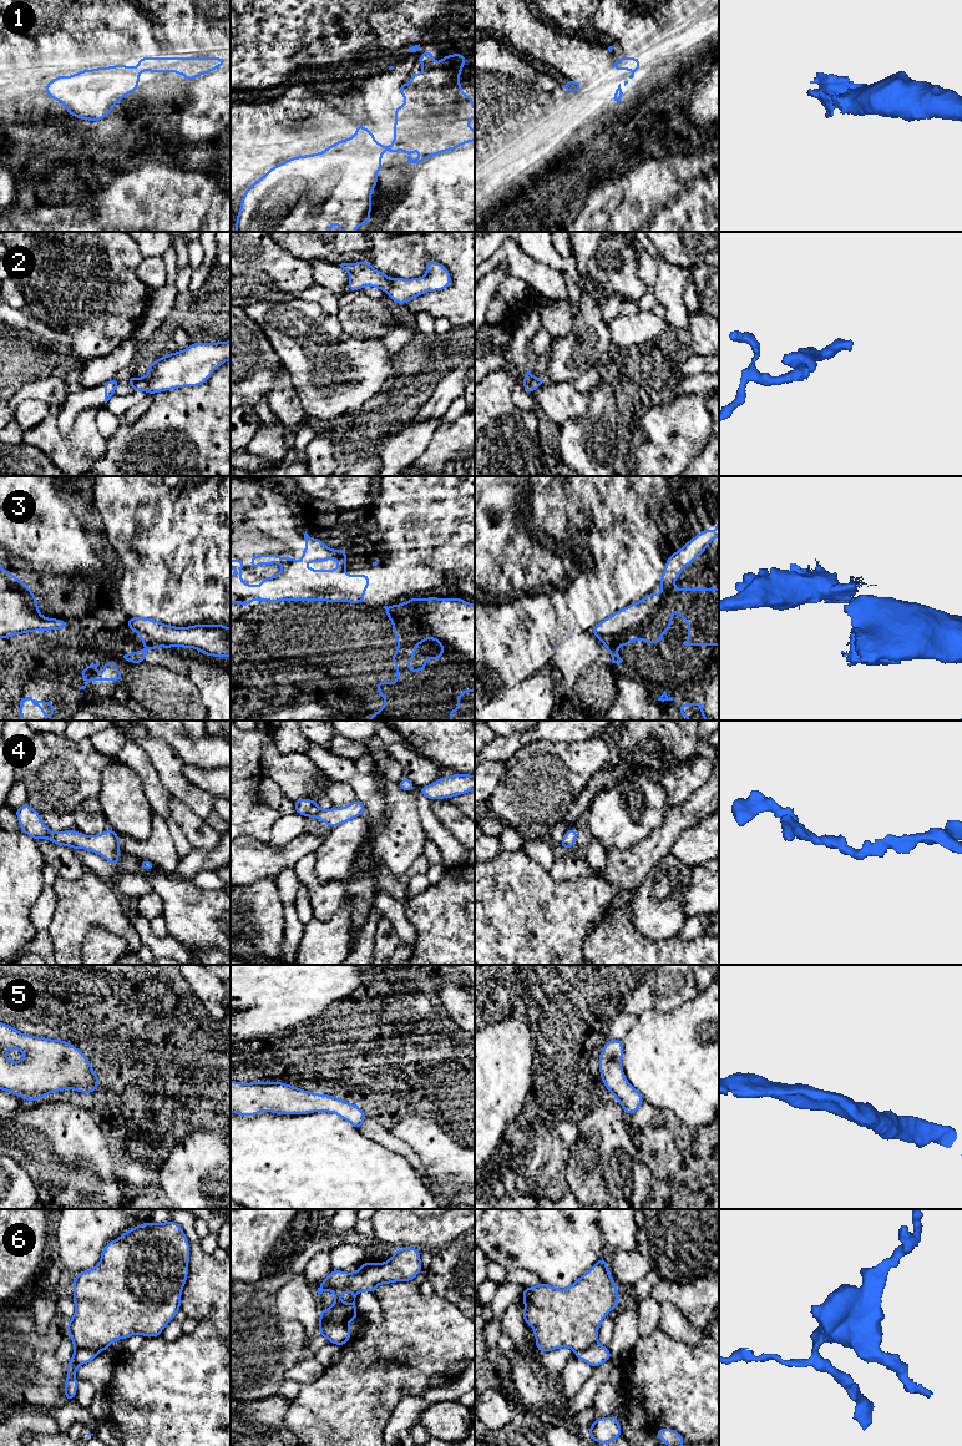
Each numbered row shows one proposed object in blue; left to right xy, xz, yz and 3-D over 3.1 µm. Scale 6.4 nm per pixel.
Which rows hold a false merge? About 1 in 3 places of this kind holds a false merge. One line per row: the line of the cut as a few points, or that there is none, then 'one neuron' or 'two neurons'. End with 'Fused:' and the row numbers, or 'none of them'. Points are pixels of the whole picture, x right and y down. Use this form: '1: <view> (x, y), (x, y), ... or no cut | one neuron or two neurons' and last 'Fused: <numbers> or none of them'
1: no cut | one neuron
2: no cut | one neuron
3: xy (147, 645), (156, 647) | two neurons
4: no cut | one neuron
5: no cut | one neuron
6: xz (325, 1310), (332, 1320), (347, 1325) | two neurons
Fused: 3, 6

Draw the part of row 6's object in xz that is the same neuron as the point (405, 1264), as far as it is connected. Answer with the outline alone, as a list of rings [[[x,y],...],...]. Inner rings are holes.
[[[406,1247],[396,1249],[394,1255],[385,1263],[365,1262],[354,1273],[333,1269],[321,1281],[317,1293],[319,1296],[325,1290],[331,1290],[335,1300],[326,1309],[329,1319],[338,1324],[349,1325],[359,1315],[355,1305],[355,1298],[359,1293],[374,1293],[380,1284],[414,1280],[421,1269],[420,1250],[414,1247]],[[345,1291],[349,1291],[354,1296],[353,1303],[343,1303],[340,1300],[340,1296]]]

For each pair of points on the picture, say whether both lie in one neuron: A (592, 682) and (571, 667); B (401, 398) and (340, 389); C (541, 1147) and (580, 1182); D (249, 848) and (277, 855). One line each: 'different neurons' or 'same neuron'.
A: same neuron
B: different neurons
C: different neurons
D: same neuron

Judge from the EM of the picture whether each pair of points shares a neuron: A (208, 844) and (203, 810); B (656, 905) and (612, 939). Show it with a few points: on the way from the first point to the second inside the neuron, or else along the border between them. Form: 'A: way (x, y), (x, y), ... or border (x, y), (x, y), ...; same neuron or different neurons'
A: border (181, 800), (204, 819); different neurons
B: border (634, 894), (632, 925), (638, 933), (656, 940); different neurons

